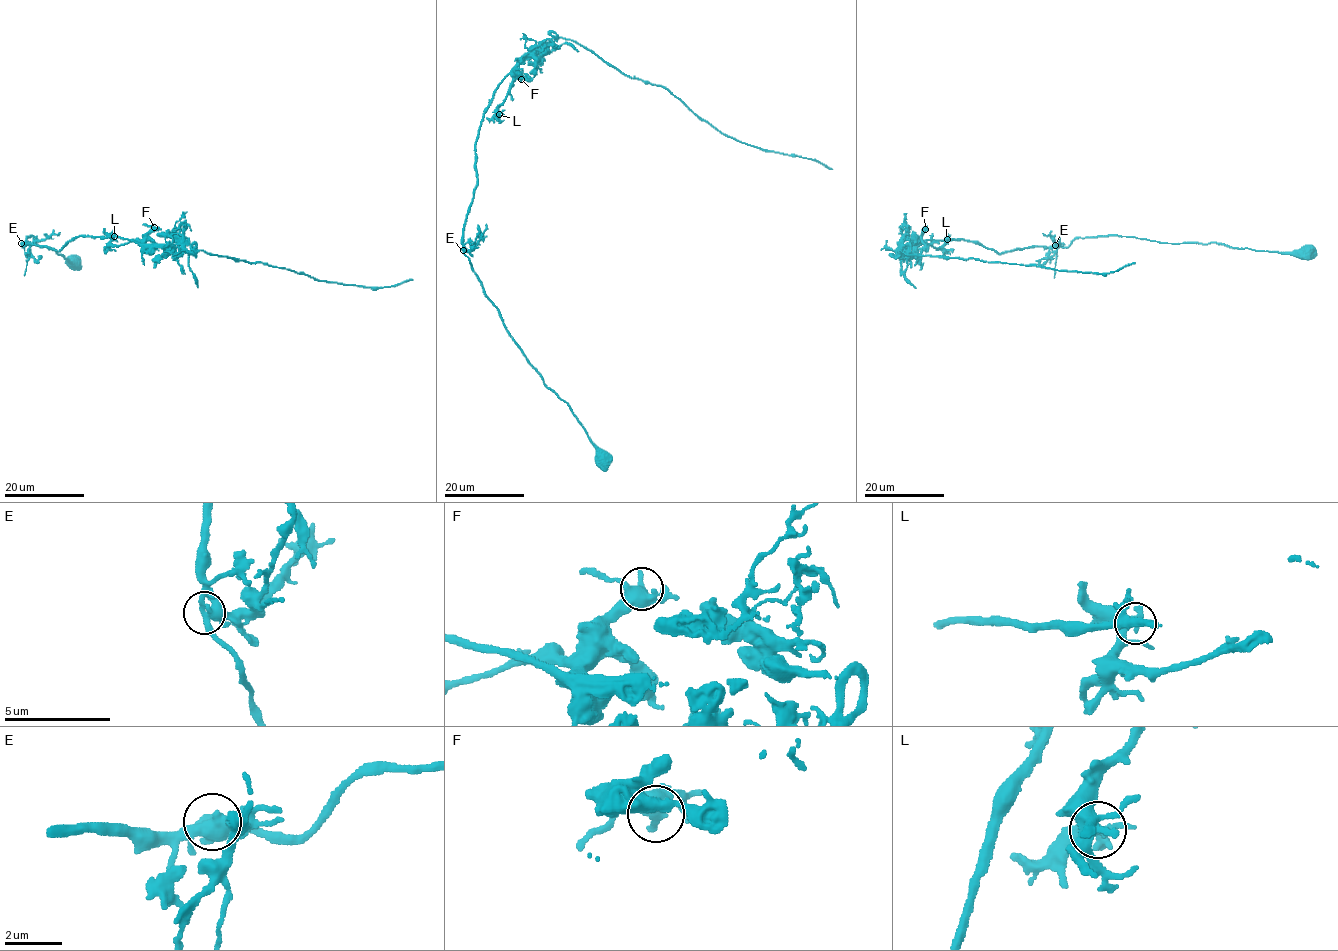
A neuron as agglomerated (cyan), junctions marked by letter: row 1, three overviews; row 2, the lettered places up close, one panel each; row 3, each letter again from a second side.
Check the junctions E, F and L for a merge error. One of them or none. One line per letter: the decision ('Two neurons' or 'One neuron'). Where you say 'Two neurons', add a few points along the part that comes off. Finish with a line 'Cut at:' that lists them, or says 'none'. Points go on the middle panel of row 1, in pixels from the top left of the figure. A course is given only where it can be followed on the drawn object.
E: One neuron
F: One neuron
L: One neuron
Cut at: none

